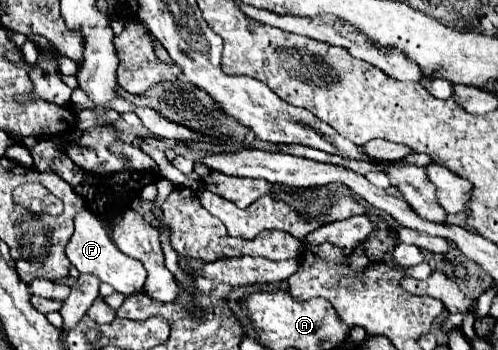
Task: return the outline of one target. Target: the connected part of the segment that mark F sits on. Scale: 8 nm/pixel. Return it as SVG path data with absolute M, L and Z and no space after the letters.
M88 209L80 211L74 215L74 235L70 237L70 243L66 247L66 257L70 259L70 263L80 271L80 273L94 273L98 275L104 283L110 283L116 291L124 293L126 297L132 293L140 293L146 281L146 269L142 267L142 263L122 255L122 251L118 251L118 247L114 247L106 227L102 225L102 221L90 213Z

